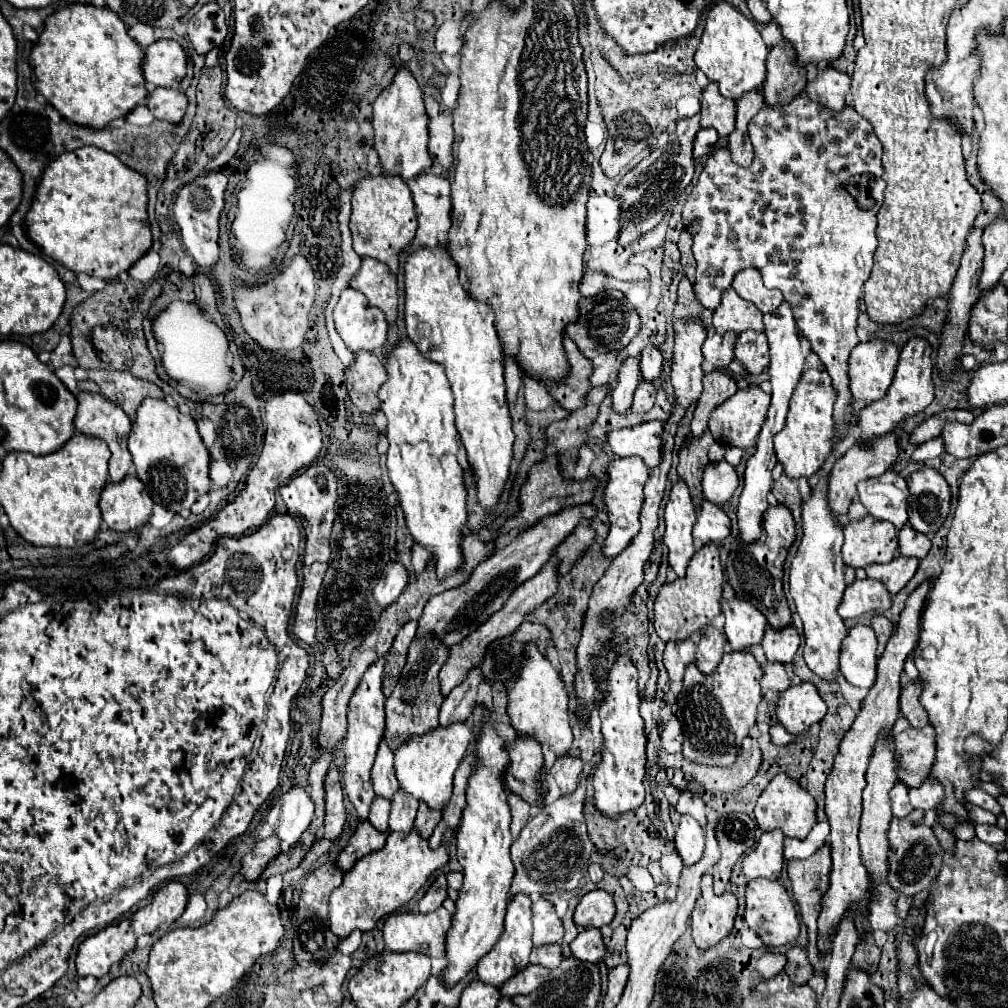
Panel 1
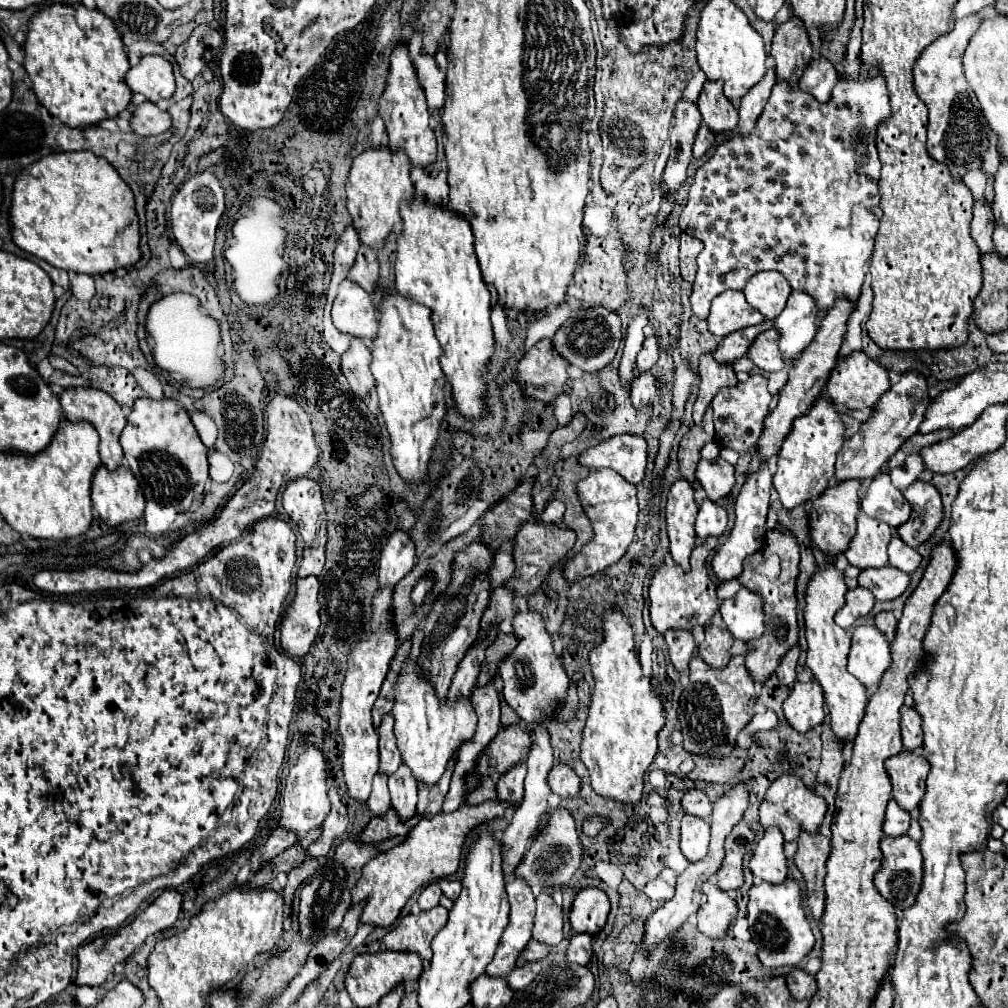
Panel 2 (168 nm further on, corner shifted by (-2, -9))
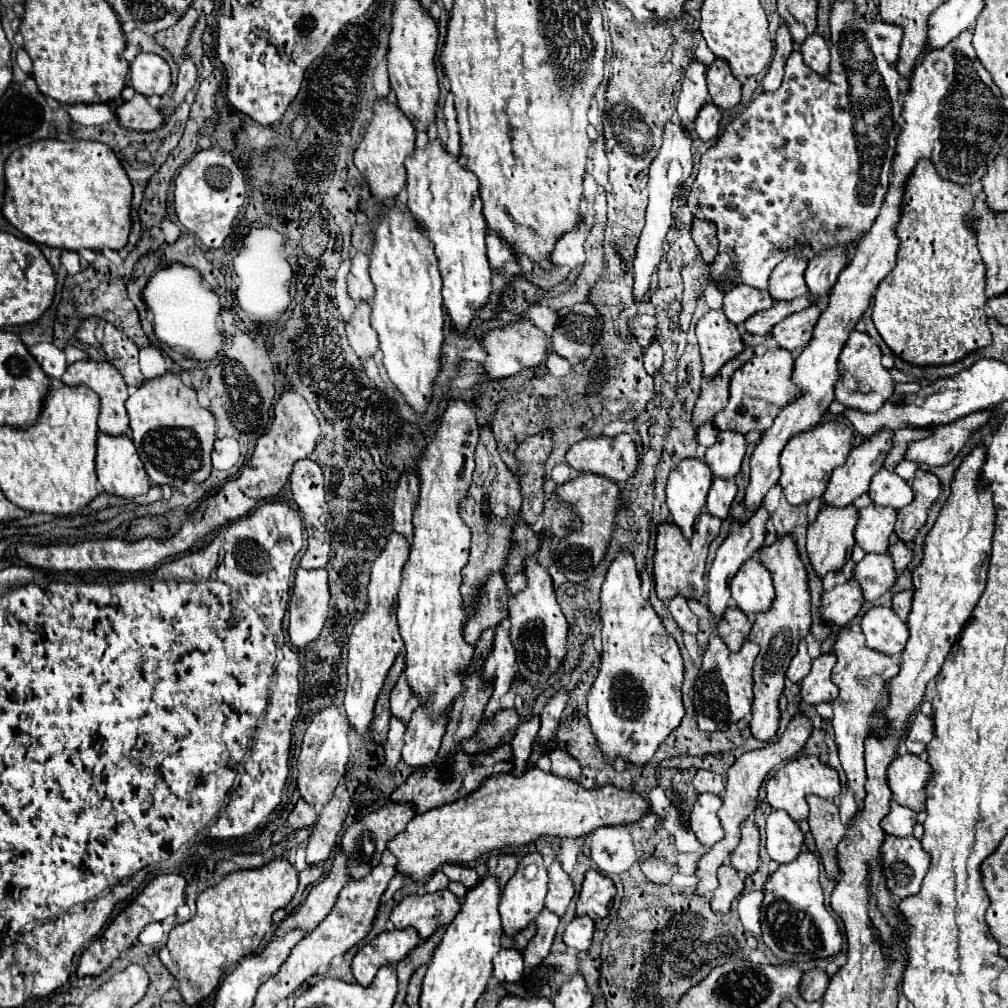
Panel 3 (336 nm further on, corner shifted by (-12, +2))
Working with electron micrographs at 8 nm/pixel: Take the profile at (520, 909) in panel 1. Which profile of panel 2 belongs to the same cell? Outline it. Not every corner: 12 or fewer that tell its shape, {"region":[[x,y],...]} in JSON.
{"region":[[511,875],[505,889],[511,903],[509,925],[489,977],[507,977],[531,941],[535,896]]}

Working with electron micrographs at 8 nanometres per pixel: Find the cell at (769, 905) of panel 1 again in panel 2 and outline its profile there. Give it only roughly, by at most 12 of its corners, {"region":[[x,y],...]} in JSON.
{"region":[[793,879],[749,891],[749,933],[767,967],[815,943]]}

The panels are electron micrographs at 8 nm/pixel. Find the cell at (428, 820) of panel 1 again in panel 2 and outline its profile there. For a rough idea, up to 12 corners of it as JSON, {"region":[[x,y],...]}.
{"region":[[453,765],[435,785],[419,783],[417,813],[431,819],[441,811]]}

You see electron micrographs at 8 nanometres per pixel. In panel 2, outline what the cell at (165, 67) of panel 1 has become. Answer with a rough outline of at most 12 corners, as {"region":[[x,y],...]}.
{"region":[[147,55],[127,73],[127,85],[147,101],[173,97],[173,65]]}

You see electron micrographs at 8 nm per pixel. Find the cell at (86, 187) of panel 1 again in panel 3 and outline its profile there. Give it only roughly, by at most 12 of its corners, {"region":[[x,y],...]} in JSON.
{"region":[[93,140],[5,162],[3,216],[35,244],[121,250],[131,182]]}

